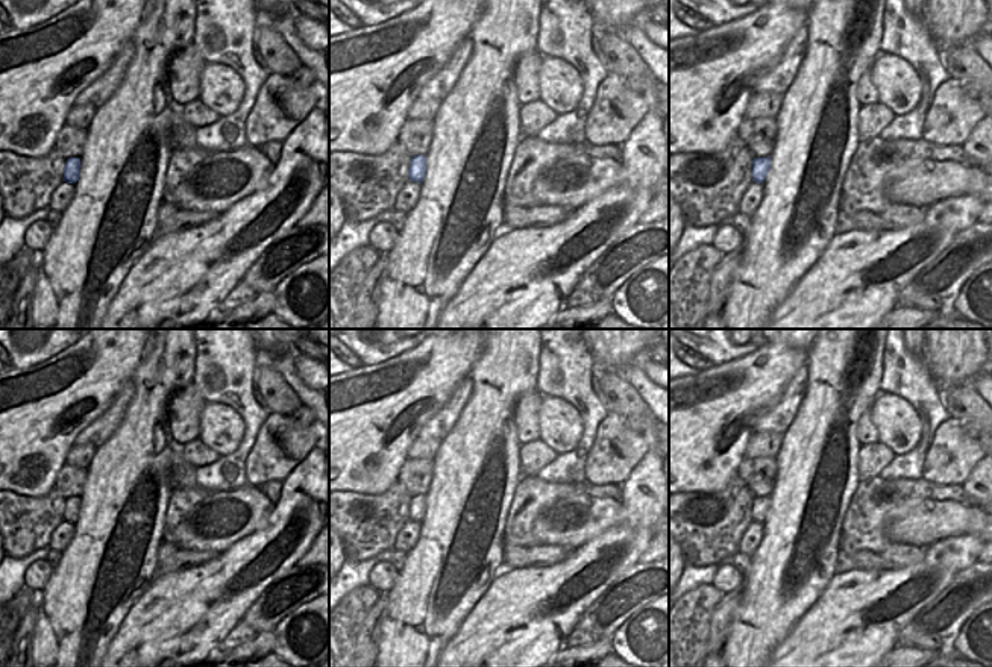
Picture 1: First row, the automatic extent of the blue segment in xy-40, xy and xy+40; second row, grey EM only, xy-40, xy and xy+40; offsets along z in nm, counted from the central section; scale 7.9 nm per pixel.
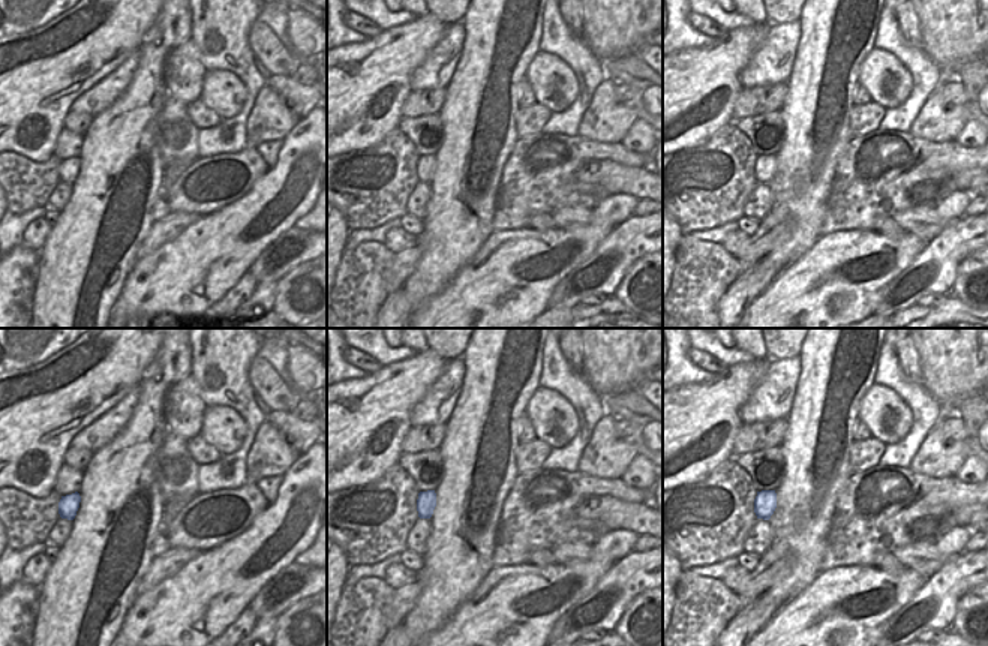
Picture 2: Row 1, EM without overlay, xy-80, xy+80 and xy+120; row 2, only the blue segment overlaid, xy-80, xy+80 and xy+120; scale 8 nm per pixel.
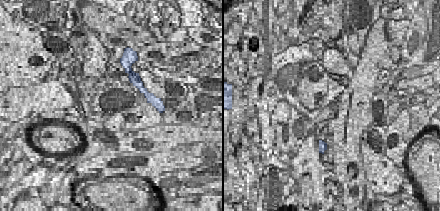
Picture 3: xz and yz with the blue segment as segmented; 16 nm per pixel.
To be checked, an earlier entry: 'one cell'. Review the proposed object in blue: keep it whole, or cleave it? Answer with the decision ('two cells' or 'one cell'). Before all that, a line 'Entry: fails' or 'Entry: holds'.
Entry: holds
one cell

